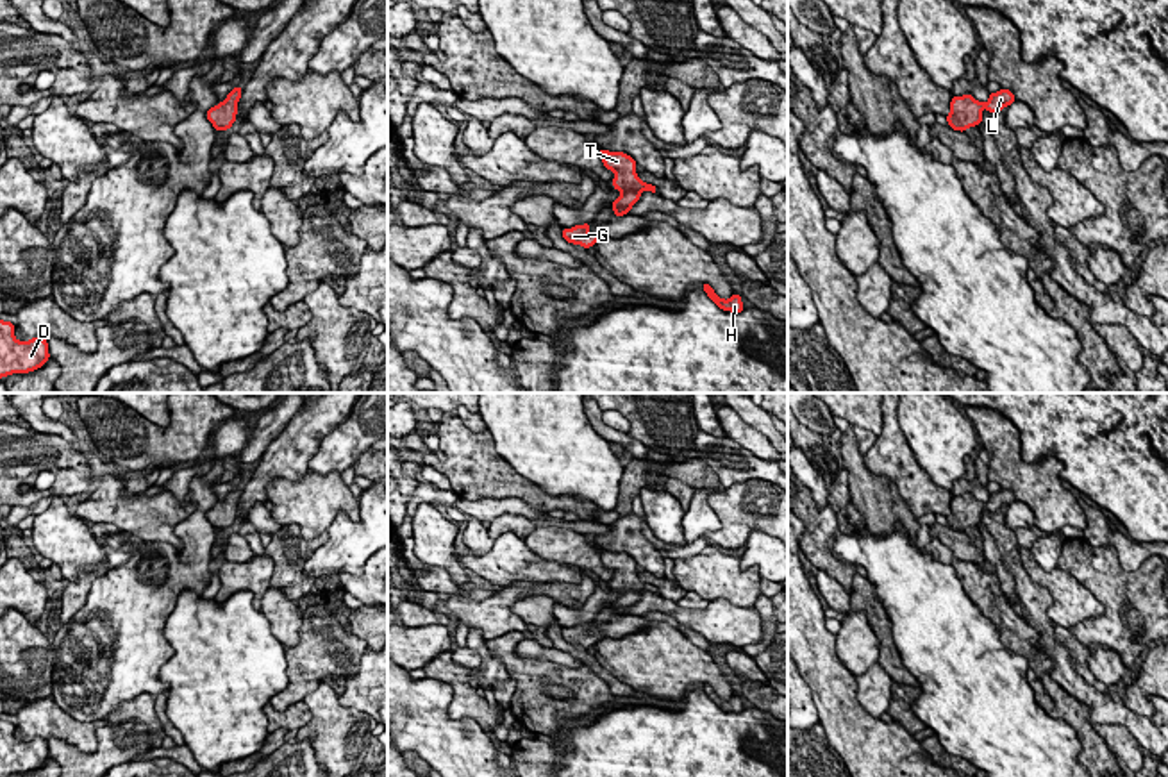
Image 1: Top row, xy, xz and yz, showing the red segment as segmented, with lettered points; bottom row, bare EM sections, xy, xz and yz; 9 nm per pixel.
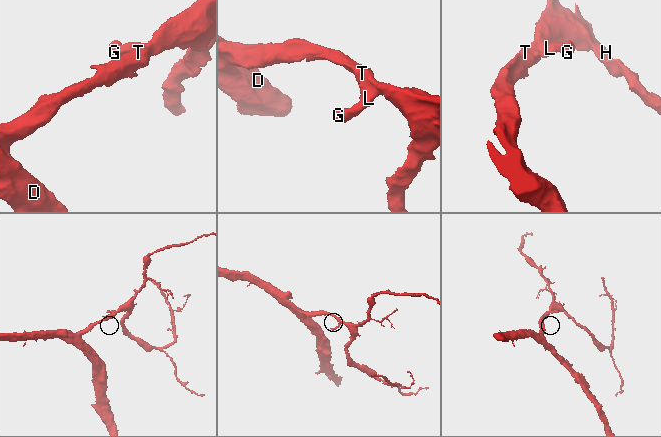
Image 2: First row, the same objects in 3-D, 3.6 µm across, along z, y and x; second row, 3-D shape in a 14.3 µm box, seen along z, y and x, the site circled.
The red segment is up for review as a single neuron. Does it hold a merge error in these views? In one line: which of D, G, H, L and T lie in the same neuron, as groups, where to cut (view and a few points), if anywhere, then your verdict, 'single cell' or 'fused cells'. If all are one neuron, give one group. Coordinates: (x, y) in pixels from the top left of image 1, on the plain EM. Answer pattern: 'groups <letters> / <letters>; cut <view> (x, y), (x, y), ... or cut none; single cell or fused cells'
groups D G H L T; cut none; single cell

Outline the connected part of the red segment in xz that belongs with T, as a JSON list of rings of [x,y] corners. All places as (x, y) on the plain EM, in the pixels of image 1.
[[[600,548],[602,563],[614,573],[611,586],[622,595],[611,604],[614,616],[630,613],[643,591],[657,593],[657,588],[643,582],[636,573],[636,561],[623,552],[609,552]]]

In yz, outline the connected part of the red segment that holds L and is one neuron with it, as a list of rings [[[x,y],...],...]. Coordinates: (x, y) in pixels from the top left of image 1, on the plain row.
[[[1009,489],[991,493],[986,504],[975,500],[970,493],[966,493],[964,497],[952,497],[950,514],[947,516],[948,527],[964,532],[966,529],[977,527],[982,522],[982,509],[998,514],[1014,500],[1016,498]]]

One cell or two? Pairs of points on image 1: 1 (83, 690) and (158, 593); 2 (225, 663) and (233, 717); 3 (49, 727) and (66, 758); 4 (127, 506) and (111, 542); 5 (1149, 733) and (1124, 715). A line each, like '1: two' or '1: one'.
1: one
2: one
3: two
4: two
5: one

